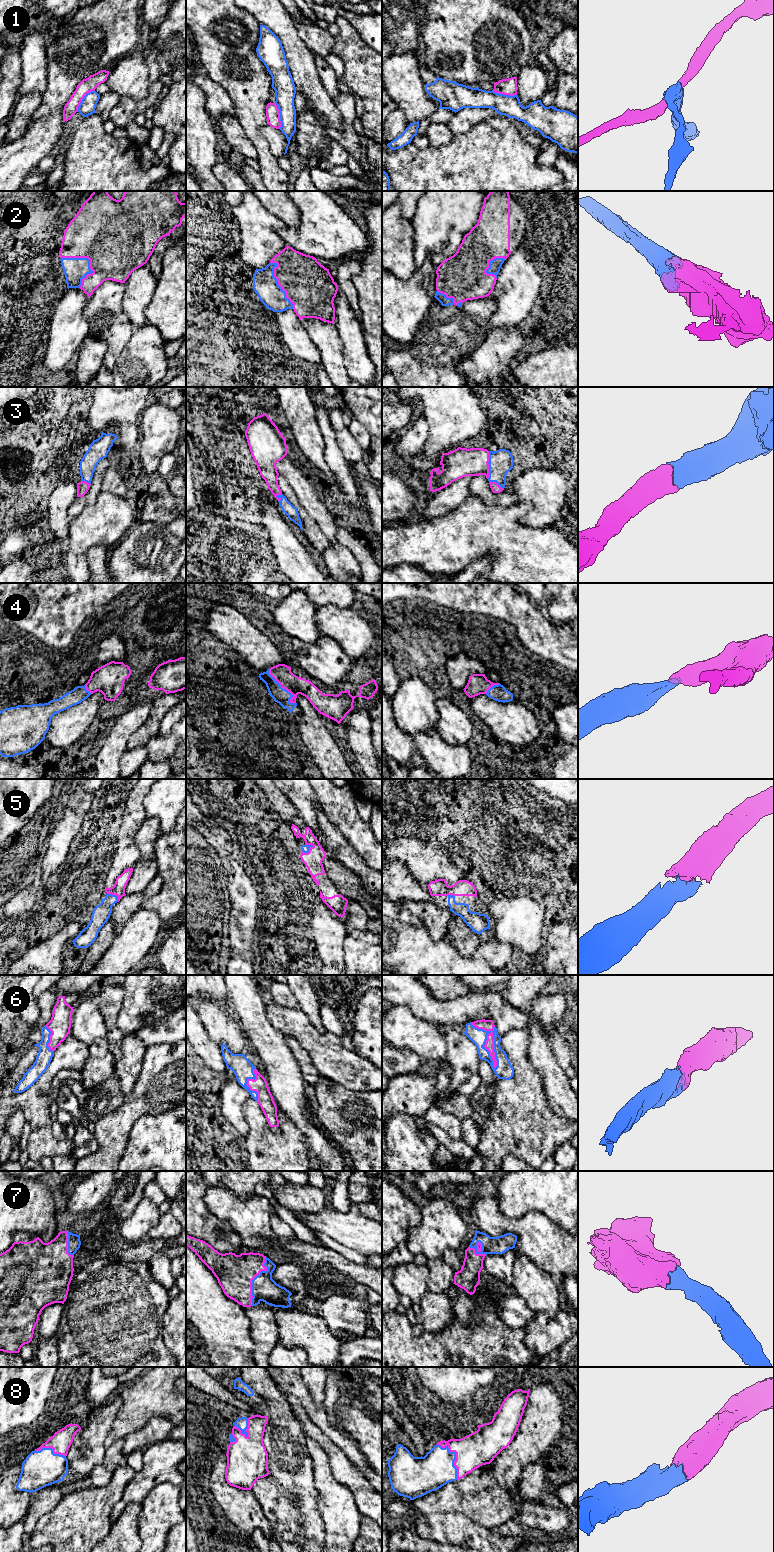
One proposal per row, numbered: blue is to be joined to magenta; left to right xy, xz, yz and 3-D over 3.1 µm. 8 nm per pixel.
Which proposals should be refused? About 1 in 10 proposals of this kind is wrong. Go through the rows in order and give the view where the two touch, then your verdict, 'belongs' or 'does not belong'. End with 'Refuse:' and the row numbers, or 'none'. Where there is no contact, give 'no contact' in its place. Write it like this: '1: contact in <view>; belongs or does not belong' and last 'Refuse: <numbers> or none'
1: contact in xy; does not belong
2: contact in xy; belongs
3: contact in yz; belongs
4: contact in xz; belongs
5: contact in xz; belongs
6: contact in yz; belongs
7: contact in xz; belongs
8: contact in yz; belongs
Refuse: 1

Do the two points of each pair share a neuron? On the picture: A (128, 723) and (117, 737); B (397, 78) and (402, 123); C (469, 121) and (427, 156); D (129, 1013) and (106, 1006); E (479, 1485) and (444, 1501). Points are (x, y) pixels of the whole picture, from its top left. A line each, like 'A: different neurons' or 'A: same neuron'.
A: same neuron
B: different neurons
C: different neurons
D: different neurons
E: same neuron

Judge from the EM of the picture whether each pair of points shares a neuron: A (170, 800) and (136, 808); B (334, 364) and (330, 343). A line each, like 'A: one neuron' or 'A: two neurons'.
A: two neurons
B: one neuron

